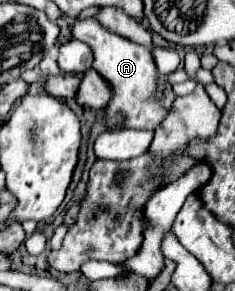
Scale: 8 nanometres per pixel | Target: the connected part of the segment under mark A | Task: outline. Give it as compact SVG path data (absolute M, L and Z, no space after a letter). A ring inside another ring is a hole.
M94 17L76 19L72 25L72 35L74 35L74 39L84 41L92 47L92 51L94 51L94 65L92 67L98 73L102 73L102 77L110 83L110 87L114 87L114 99L106 107L108 123L112 127L154 129L158 123L162 123L166 109L154 97L158 69L156 69L150 49L104 29Z

